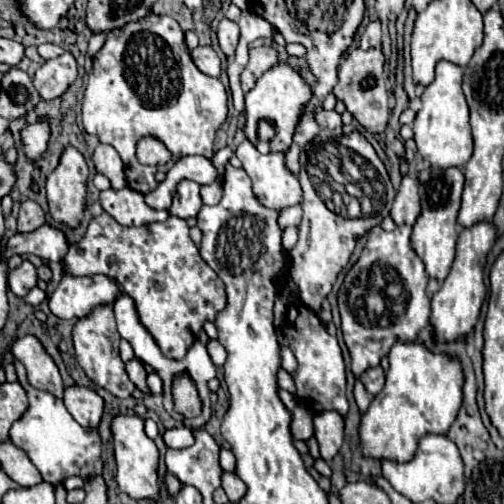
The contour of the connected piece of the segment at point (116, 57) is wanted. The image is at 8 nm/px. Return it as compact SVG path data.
M154 13L108 33L102 49L94 57L82 103L82 125L86 133L96 135L120 153L128 187L144 195L158 187L154 175L160 167L138 163L136 141L140 137L158 137L170 149L172 161L162 167L162 171L168 171L186 155L212 157L214 133L226 121L226 115L228 93L220 79L204 75L194 65L180 25L172 17Z

